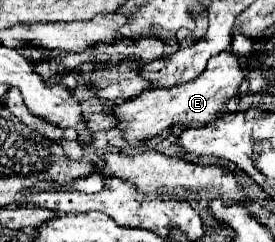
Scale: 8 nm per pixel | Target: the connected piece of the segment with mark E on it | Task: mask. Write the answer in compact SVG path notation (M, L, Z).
M224 51L208 61L206 71L198 79L184 85L176 85L172 89L146 89L142 95L114 105L112 115L116 117L118 129L122 131L122 139L126 143L142 143L176 125L204 127L216 121L222 115L226 103L240 95L244 81L246 77L238 57L230 51Z

